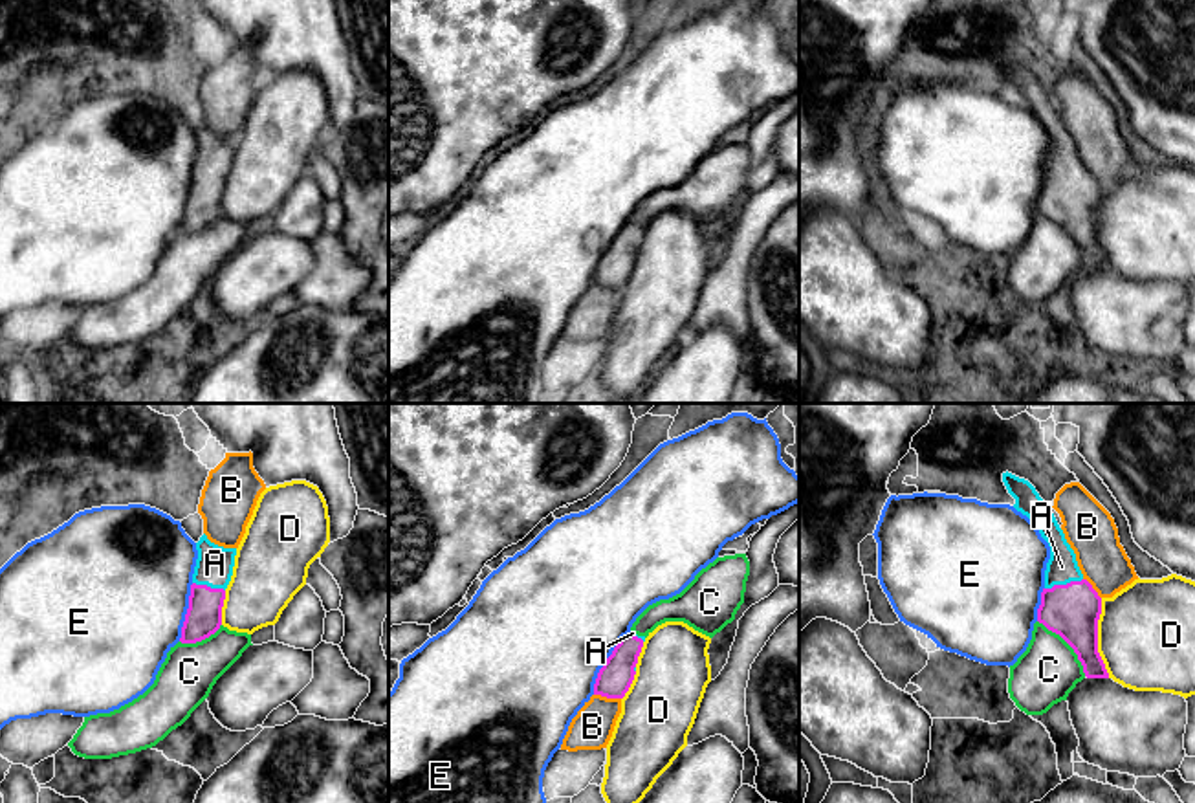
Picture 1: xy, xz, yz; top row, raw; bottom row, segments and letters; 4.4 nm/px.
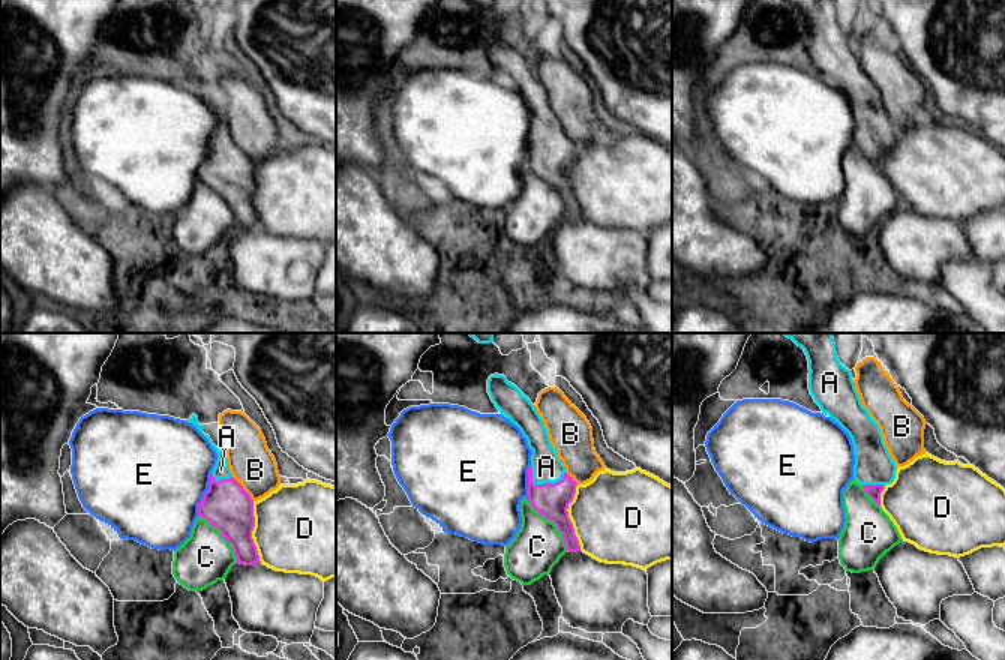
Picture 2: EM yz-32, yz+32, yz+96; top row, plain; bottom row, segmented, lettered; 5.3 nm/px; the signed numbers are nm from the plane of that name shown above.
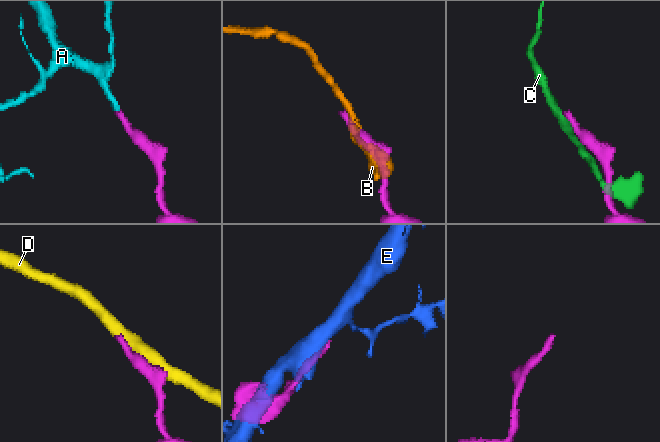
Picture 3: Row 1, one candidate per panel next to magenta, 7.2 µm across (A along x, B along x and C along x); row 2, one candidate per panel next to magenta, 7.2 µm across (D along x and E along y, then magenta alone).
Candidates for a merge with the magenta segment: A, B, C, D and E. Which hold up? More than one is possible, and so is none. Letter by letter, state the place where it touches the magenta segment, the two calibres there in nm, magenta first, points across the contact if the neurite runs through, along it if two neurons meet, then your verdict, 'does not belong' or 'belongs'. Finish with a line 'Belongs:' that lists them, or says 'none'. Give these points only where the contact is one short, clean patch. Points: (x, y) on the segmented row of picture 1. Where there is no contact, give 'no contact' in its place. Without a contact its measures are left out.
A: meets magenta in yz at (1063, 585); 240 nm thick on the magenta side, 140 nm on the other; runs through yz (1073, 611), (1063, 585), (1062, 567); belongs
B: meets magenta in xz at (607, 697); 150 nm thick on the magenta side, 180 nm on the other; does not belong
C: meets magenta in yz at (1069, 644); 240 nm thick on the magenta side, 280 nm on the other; does not belong
D: meets magenta in yz at (1096, 638); 240 nm thick on the magenta side, 440 nm on the other; does not belong
E: meets magenta in xz at (605, 662); 150 nm thick on the magenta side, 500 nm on the other; does not belong
Belongs: A

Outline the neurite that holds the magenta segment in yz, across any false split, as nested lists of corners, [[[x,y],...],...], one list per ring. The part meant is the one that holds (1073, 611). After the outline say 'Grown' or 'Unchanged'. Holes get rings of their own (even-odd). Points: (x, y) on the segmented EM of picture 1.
[[[1003,473],[1014,508],[1026,515],[1050,546],[1045,570],[1045,588],[1037,609],[1037,622],[1059,634],[1078,654],[1087,678],[1109,678],[1098,653],[1098,620],[1102,598],[1083,578],[1076,554],[1065,539],[1052,508],[1036,488],[1012,473]]]. Grown

